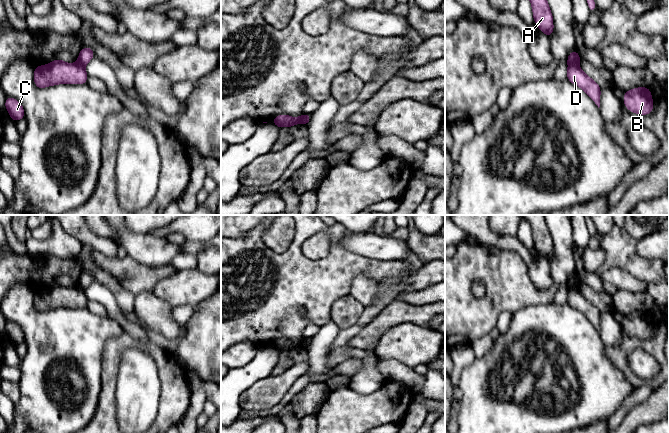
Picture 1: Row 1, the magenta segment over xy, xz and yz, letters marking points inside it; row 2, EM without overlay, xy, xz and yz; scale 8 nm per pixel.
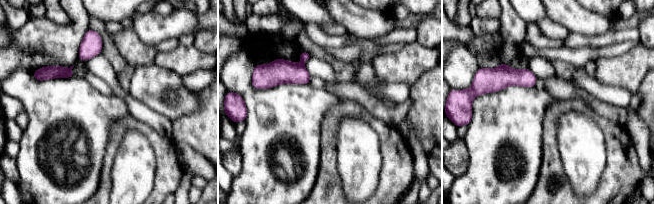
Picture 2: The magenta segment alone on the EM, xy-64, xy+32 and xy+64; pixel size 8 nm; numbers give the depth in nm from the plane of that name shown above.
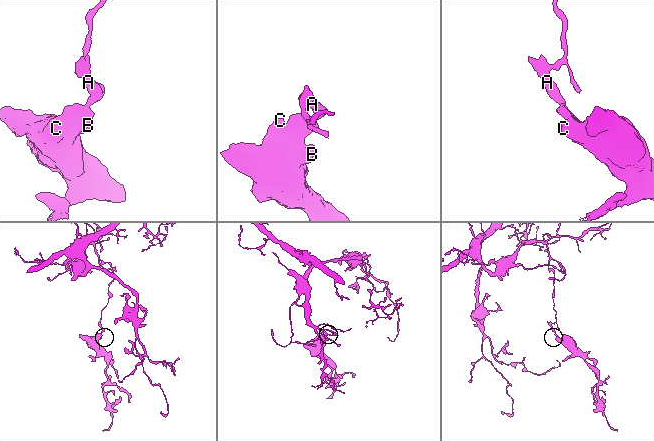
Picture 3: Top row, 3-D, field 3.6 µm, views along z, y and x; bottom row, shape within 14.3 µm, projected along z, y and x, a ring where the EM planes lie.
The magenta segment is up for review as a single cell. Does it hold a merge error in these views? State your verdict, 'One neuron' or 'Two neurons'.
Two neurons

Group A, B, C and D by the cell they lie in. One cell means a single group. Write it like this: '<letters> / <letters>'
A / B C D

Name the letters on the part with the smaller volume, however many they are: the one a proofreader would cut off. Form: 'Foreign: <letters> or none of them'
Foreign: B, C, D

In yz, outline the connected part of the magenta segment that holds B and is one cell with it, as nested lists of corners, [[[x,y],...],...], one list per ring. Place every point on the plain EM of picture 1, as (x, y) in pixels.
[[[639,311],[625,316],[623,324],[630,336],[646,339],[653,335],[653,324],[647,311]]]

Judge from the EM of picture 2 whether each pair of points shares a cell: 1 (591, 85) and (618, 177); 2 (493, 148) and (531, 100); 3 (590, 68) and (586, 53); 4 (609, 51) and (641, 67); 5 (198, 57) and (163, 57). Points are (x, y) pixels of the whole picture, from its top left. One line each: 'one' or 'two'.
1: two
2: one
3: two
4: two
5: one

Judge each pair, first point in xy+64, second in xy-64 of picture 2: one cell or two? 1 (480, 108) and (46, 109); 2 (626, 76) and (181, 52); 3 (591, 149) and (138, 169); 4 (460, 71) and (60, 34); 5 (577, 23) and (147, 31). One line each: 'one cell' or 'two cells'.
1: one cell
2: one cell
3: one cell
4: two cells
5: one cell

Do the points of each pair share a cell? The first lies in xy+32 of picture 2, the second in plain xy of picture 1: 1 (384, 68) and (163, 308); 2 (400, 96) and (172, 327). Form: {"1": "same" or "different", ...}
{"1": "different", "2": "different"}

